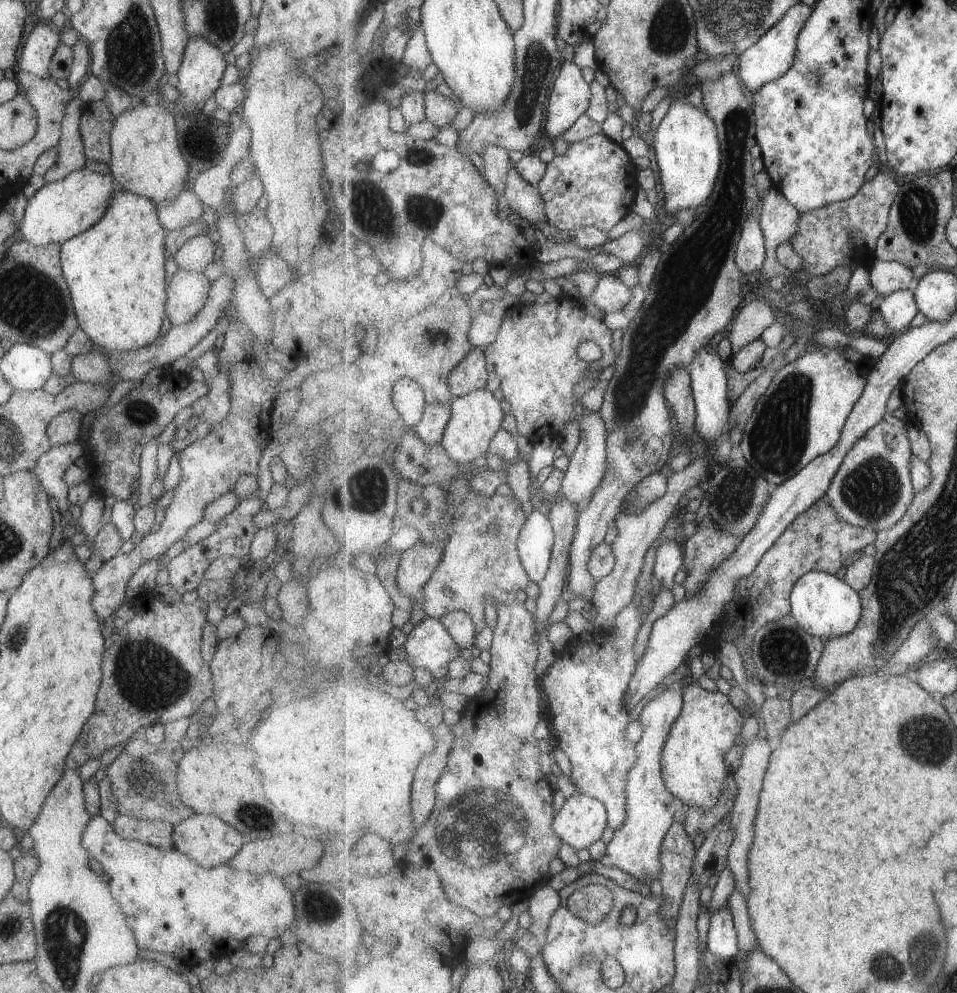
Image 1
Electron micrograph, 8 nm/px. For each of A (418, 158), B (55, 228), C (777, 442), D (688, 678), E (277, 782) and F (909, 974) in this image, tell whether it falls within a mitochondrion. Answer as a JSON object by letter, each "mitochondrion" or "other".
{"A":"mitochondrion","B":"other","C":"mitochondrion","D":"other","E":"other","F":"mitochondrion"}

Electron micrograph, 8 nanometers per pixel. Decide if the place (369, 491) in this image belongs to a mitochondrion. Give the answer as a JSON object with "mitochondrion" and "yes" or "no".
{"mitochondrion":"yes"}

